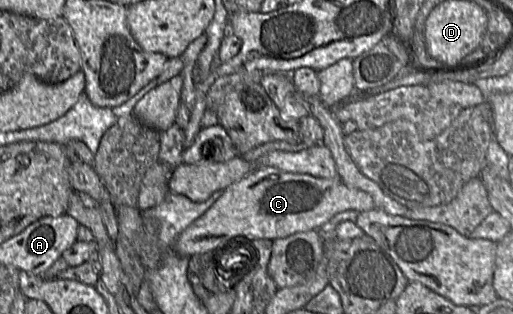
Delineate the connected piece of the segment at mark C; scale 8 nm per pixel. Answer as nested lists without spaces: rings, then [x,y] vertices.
[[[275,167],[256,168],[227,187],[213,205],[174,242],[180,256],[190,258],[209,251],[239,246],[239,241],[268,239],[275,241],[296,233],[319,230],[338,213],[374,208],[372,197],[348,187],[341,179],[316,178],[308,174],[284,172]]]

